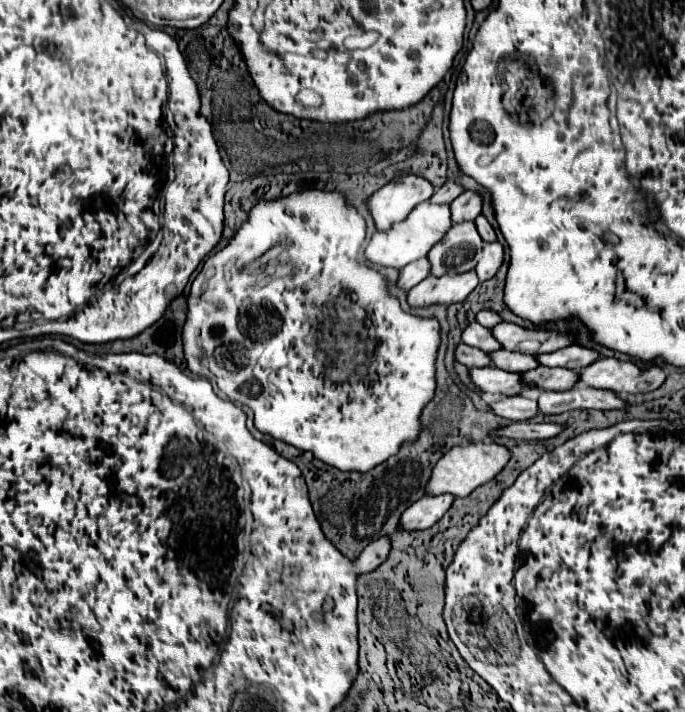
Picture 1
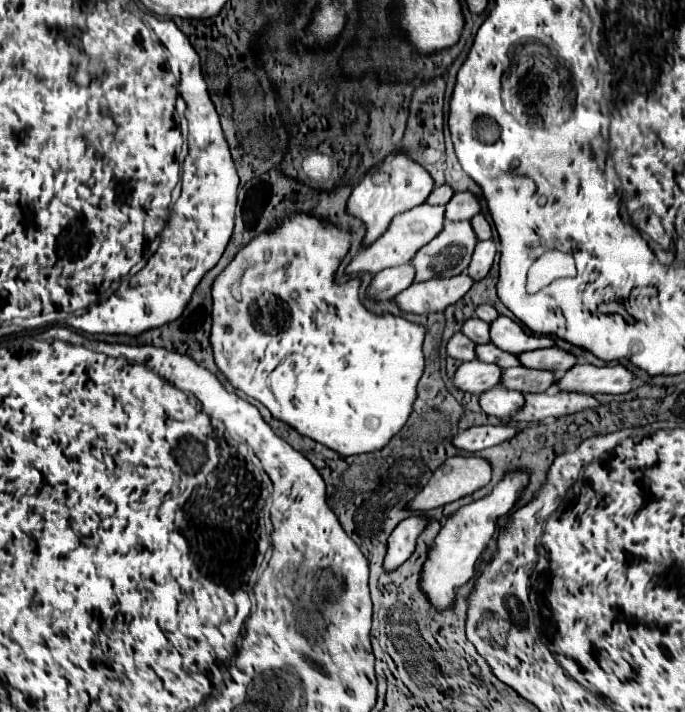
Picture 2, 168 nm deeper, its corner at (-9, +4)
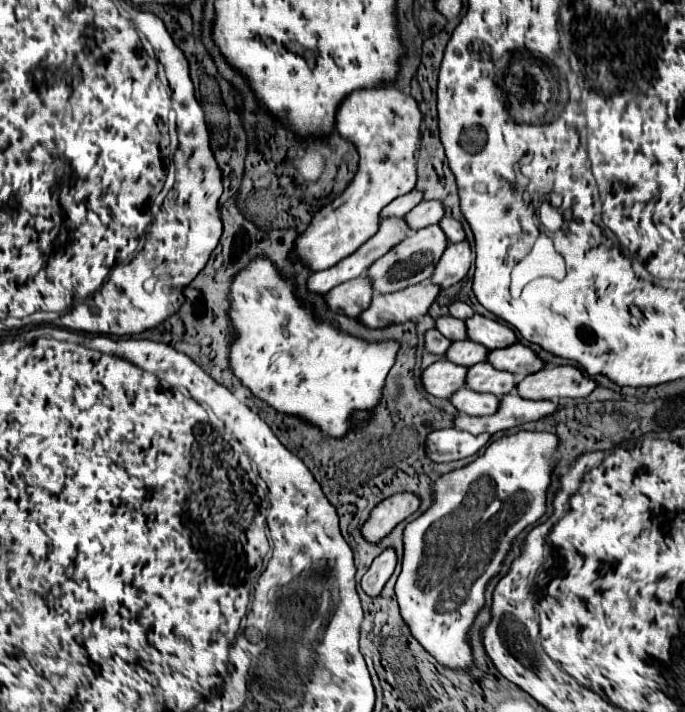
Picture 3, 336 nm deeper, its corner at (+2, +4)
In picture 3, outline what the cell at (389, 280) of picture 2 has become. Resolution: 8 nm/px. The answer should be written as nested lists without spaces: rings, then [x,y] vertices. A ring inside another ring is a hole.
[[[364,274],[332,288],[326,296],[332,310],[340,310],[350,318],[358,318],[372,302],[372,280]]]

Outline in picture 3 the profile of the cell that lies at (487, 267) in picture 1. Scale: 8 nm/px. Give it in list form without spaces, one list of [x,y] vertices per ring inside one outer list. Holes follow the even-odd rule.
[[[460,242],[460,244],[450,244],[446,248],[440,264],[436,266],[436,272],[432,274],[432,282],[440,284],[442,288],[450,288],[458,284],[470,270],[472,266],[472,246],[470,242]]]

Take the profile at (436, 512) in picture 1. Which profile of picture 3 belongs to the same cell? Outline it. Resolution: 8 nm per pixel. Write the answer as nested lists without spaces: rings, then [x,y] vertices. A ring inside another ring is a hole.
[[[386,548],[380,556],[374,558],[372,566],[368,568],[368,572],[362,578],[362,590],[368,596],[378,596],[380,590],[384,588],[386,580],[392,576],[394,568],[396,568],[396,550],[394,548]]]

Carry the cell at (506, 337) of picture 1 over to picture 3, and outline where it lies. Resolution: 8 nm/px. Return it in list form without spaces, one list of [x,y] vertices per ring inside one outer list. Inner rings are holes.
[[[474,314],[470,320],[466,320],[466,328],[468,328],[468,338],[486,346],[488,350],[508,348],[518,342],[518,338],[510,326],[506,326],[504,322],[498,322],[498,320],[484,318],[480,314]]]

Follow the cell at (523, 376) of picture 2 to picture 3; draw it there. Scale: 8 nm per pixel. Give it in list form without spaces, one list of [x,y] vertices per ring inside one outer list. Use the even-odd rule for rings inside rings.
[[[476,364],[468,370],[466,386],[474,392],[490,392],[496,396],[516,392],[518,378],[506,370],[496,370],[492,364]]]

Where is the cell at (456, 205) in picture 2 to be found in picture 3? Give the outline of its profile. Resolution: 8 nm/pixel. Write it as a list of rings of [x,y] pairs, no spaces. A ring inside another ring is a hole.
[[[436,200],[420,202],[412,212],[406,214],[408,222],[412,224],[412,230],[420,230],[430,224],[438,224],[444,216],[446,216],[446,208],[444,208],[444,204],[440,204]]]

